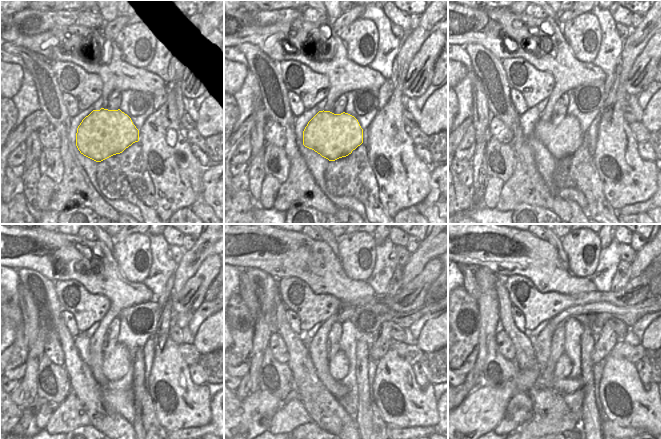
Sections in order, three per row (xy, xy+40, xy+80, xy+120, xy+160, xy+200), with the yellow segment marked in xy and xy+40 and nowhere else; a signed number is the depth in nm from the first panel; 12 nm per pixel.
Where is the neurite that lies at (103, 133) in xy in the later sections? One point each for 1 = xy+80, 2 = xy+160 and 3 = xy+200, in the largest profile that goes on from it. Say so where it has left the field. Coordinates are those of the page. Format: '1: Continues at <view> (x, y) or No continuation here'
1: Continues at xy+80 (562, 140)
2: Continues at xy+160 (338, 366)
3: Continues at xy+200 (563, 366).

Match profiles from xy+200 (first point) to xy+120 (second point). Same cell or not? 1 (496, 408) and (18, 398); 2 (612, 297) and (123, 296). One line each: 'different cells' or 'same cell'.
1: different cells
2: different cells

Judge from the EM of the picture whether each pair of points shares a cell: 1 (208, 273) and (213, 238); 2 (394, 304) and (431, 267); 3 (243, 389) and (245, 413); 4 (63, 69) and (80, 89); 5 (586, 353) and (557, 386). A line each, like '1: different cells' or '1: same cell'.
1: different cells
2: same cell
3: different cells
4: same cell
5: different cells

